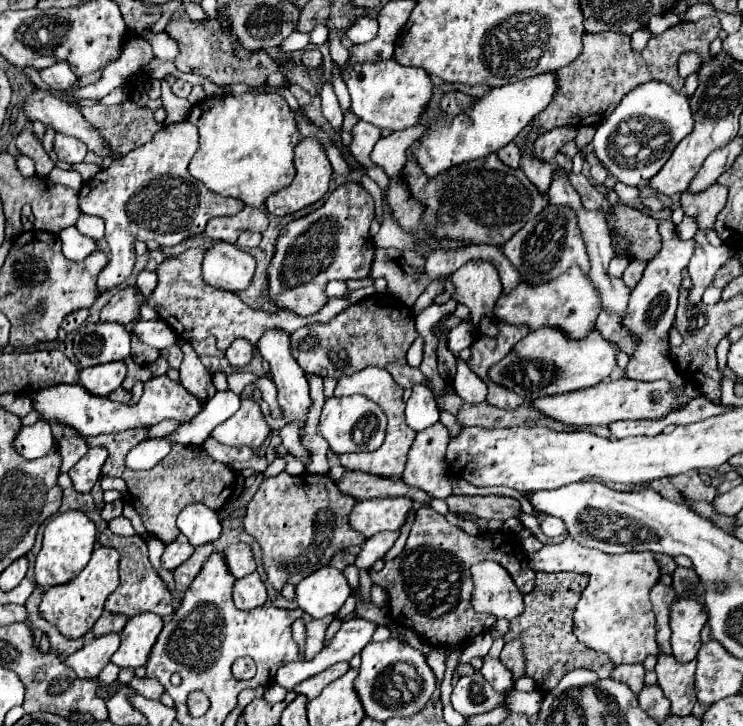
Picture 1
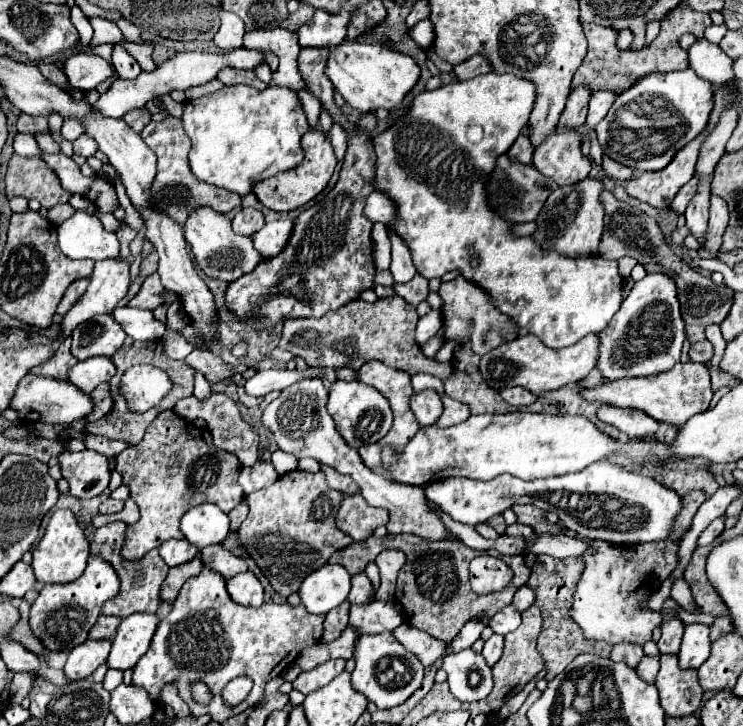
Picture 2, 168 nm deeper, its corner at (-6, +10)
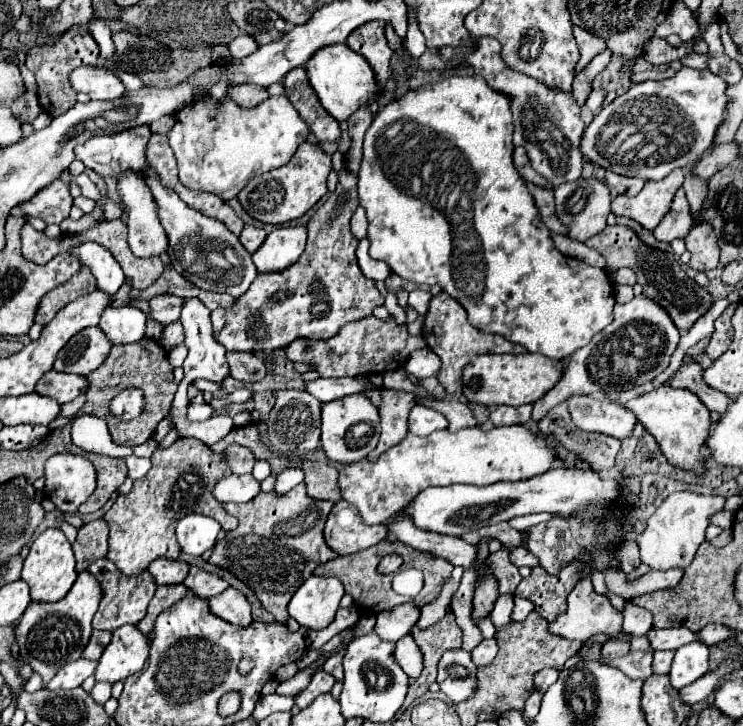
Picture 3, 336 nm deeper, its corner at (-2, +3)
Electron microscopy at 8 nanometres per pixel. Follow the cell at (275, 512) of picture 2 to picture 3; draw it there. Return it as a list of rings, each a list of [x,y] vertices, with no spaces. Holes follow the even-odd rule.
[[[301,483],[281,497],[277,497],[277,493],[259,493],[247,503],[225,503],[223,507],[239,519],[239,525],[217,541],[209,561],[245,581],[263,607],[273,613],[279,623],[285,623],[287,605],[299,585],[311,577],[317,565],[339,557],[323,539],[323,527],[333,501],[309,497],[305,483]]]

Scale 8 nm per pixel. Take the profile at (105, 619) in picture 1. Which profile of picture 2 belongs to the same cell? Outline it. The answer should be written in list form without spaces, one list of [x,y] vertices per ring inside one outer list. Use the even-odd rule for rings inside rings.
[[[101,616],[101,618],[95,622],[95,626],[91,628],[89,638],[91,638],[91,640],[111,640],[113,634],[115,634],[115,630],[117,630],[117,626],[119,626],[119,622],[121,622],[121,618]]]

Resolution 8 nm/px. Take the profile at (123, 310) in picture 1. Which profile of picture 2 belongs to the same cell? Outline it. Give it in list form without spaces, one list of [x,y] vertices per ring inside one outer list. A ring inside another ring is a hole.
[[[153,274],[143,282],[139,294],[129,302],[129,306],[155,310],[157,306],[163,306],[163,292],[165,292],[165,286],[161,284],[161,278]]]

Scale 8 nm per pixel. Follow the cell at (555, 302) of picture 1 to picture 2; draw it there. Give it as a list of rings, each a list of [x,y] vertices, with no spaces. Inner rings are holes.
[[[489,72],[489,74],[483,74],[483,76],[475,76],[471,80],[457,80],[457,82],[449,82],[445,86],[439,86],[435,90],[425,90],[421,94],[417,94],[413,100],[411,100],[411,106],[407,110],[407,114],[403,114],[401,118],[397,118],[385,132],[379,132],[373,136],[373,144],[375,144],[375,154],[377,154],[377,164],[375,164],[375,176],[373,176],[373,186],[377,192],[383,192],[387,194],[393,204],[395,204],[395,218],[389,222],[389,232],[397,234],[403,244],[409,248],[411,252],[411,258],[413,258],[413,264],[417,268],[417,272],[425,278],[441,278],[445,272],[453,272],[457,270],[467,282],[473,282],[475,286],[479,286],[493,302],[493,306],[507,314],[519,328],[527,330],[529,334],[541,338],[541,342],[549,348],[565,348],[565,346],[571,346],[575,342],[579,342],[583,336],[587,334],[597,334],[601,332],[609,322],[611,318],[617,314],[619,310],[619,304],[623,300],[621,296],[621,274],[617,272],[617,262],[615,260],[605,260],[601,258],[599,254],[593,254],[593,256],[583,256],[583,258],[567,258],[567,256],[561,256],[553,250],[543,250],[539,244],[533,244],[531,238],[519,238],[513,234],[511,230],[511,222],[499,218],[491,208],[489,208],[489,198],[487,198],[487,190],[485,190],[485,184],[487,180],[491,178],[493,170],[495,170],[495,164],[497,164],[497,158],[501,154],[505,154],[511,144],[517,140],[519,132],[521,132],[521,126],[529,120],[529,114],[533,110],[533,104],[535,104],[535,86],[533,82],[525,80],[525,78],[517,78],[513,74],[495,74],[495,72]],[[479,132],[483,132],[483,138],[479,142],[473,142],[471,136],[479,136]]]

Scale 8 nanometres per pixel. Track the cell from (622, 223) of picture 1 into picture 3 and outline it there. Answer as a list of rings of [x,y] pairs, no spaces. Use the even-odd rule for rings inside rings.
[[[695,225],[685,238],[685,245],[691,251],[689,267],[697,271],[709,271],[715,269],[719,263],[719,245],[717,245],[717,235],[713,233],[711,225]]]

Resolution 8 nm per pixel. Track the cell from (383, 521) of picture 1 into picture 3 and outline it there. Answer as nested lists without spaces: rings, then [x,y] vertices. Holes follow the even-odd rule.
[[[333,505],[325,523],[325,541],[339,555],[359,553],[383,541],[387,535],[385,525],[365,525],[353,507]]]

